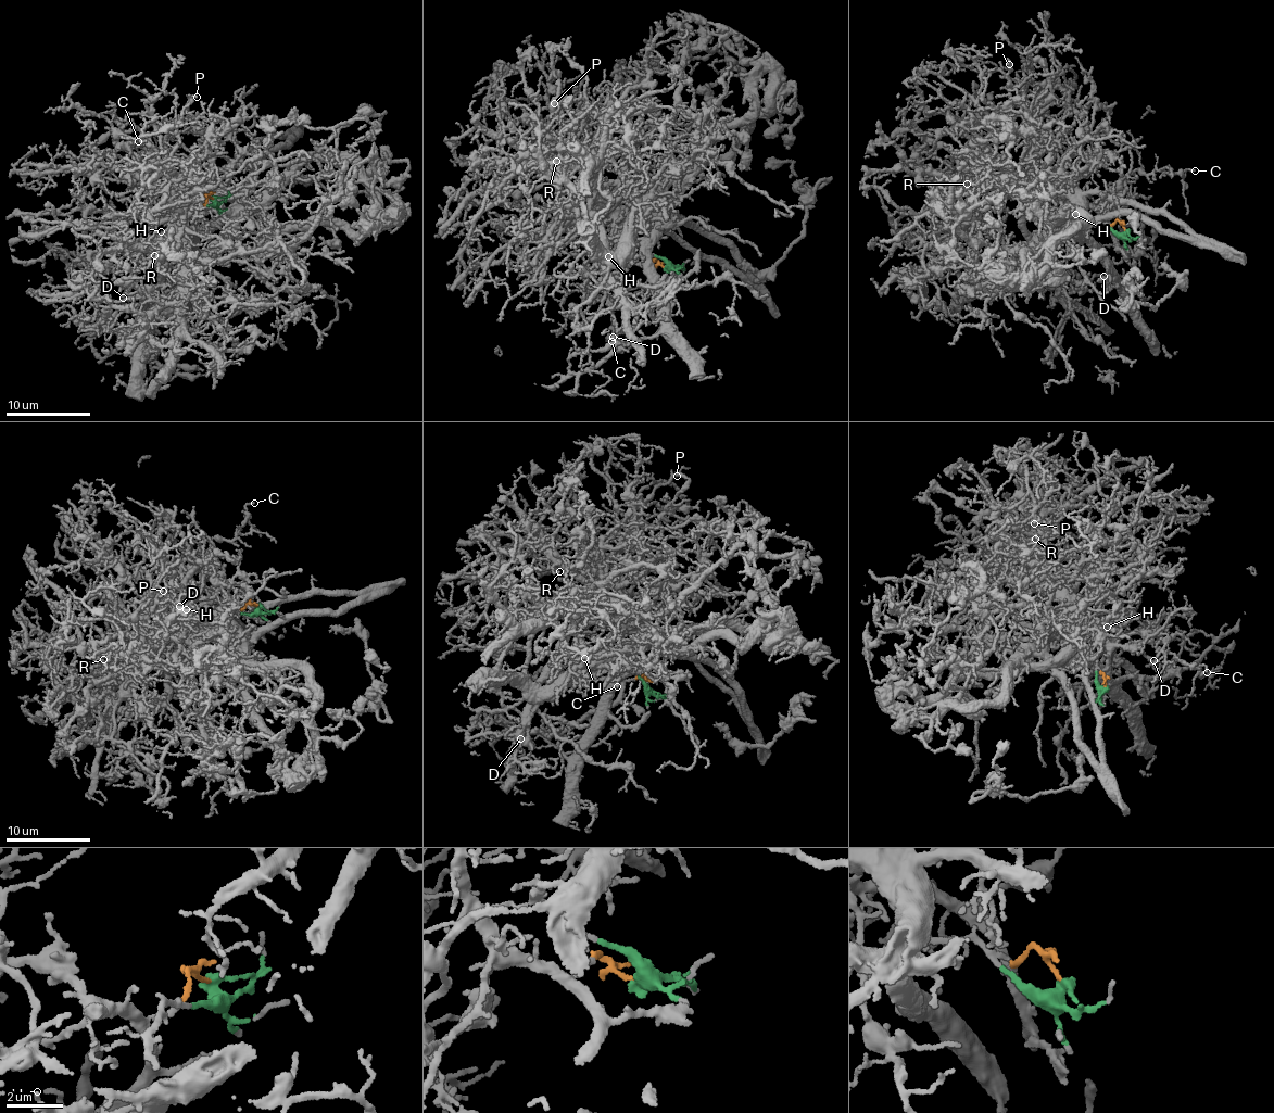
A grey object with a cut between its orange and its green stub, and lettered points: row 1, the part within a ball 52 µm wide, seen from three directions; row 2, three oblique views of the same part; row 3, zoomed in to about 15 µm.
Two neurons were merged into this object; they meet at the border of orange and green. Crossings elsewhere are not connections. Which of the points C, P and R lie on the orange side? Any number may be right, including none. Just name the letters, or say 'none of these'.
C, P, R

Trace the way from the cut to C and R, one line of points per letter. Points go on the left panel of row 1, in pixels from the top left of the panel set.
C: (212, 198), (189, 210), (153, 191), (139, 167), (154, 156), (135, 147), (139, 140)
R: (212, 198), (206, 197), (200, 206), (181, 206), (171, 222), (177, 236), (156, 247), (151, 261), (154, 255)

